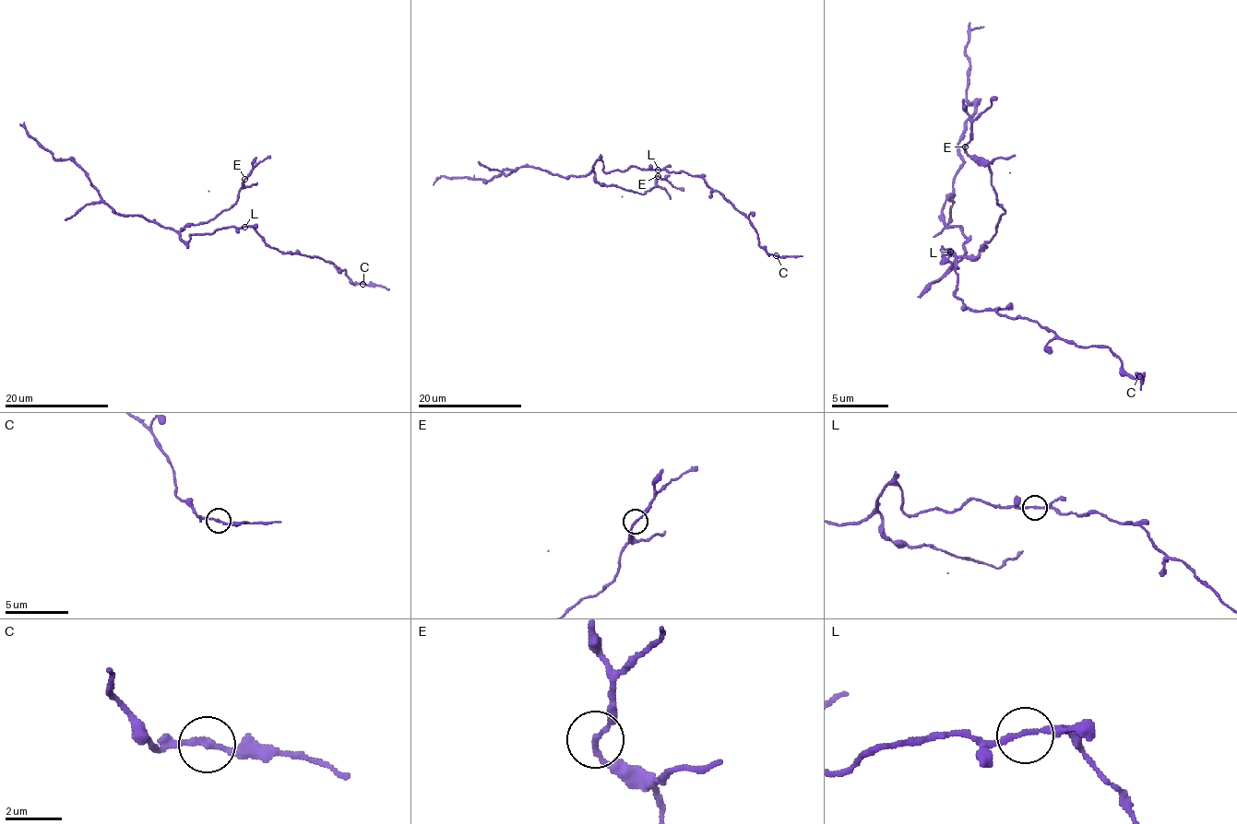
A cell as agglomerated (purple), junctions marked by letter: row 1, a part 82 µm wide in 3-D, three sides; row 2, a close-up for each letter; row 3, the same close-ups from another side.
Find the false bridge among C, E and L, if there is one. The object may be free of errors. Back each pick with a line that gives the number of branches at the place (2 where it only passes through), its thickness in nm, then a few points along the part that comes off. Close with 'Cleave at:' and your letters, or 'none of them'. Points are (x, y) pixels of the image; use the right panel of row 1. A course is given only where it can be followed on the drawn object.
Cleave at: none of them

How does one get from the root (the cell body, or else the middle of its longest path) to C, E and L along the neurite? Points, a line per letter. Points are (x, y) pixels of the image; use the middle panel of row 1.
C: (610, 172), (638, 167), (683, 172), (700, 177), (750, 221), (757, 234), (759, 244), (768, 253), (776, 255)
E: (610, 172), (603, 170), (600, 160), (593, 166), (600, 183), (642, 194), (655, 185), (658, 176)
L: (610, 172), (626, 170), (631, 167), (658, 170)

